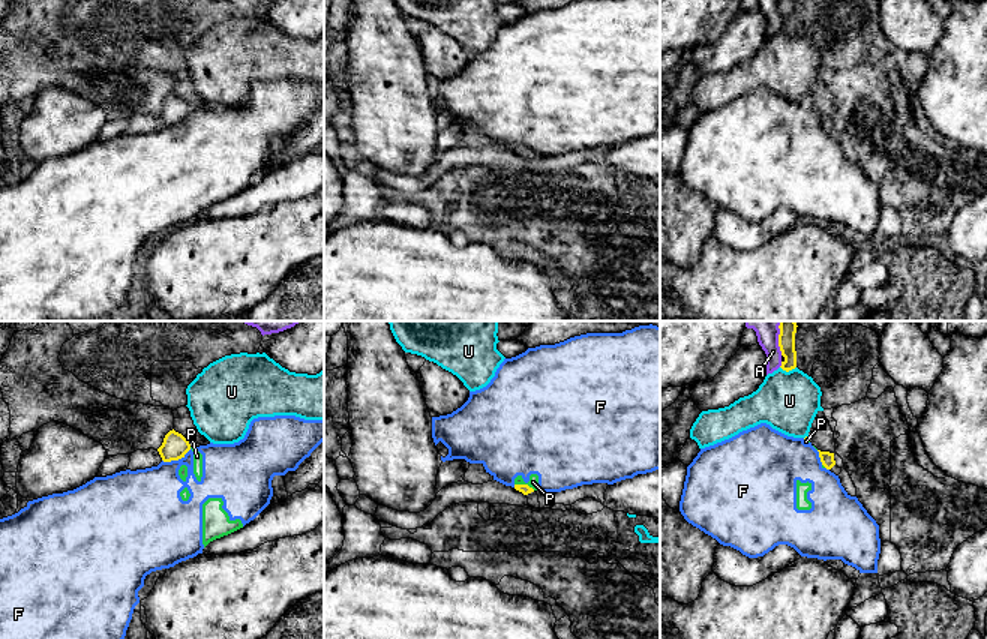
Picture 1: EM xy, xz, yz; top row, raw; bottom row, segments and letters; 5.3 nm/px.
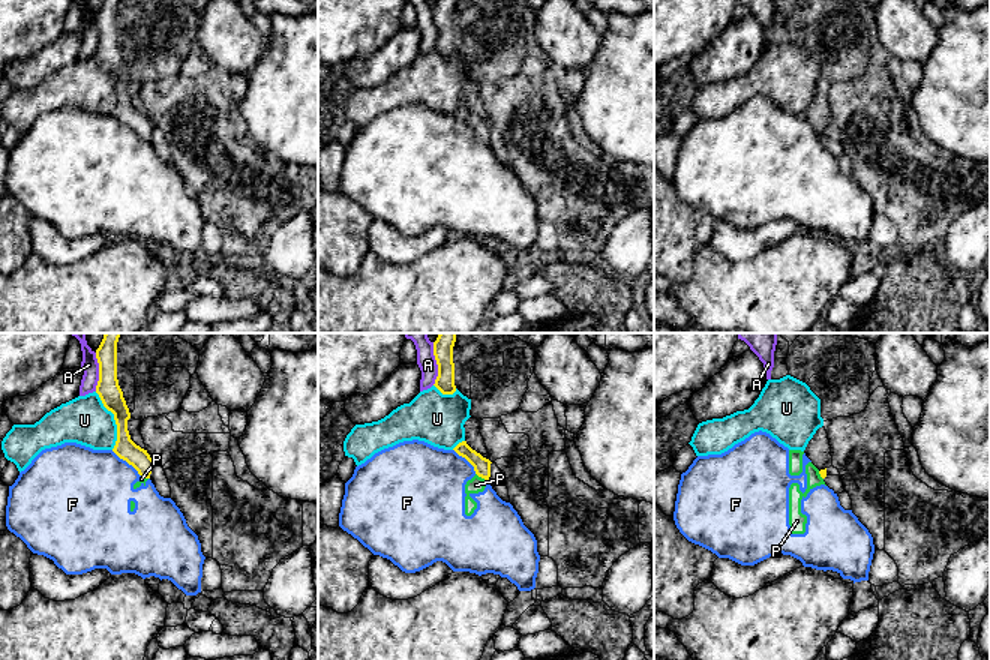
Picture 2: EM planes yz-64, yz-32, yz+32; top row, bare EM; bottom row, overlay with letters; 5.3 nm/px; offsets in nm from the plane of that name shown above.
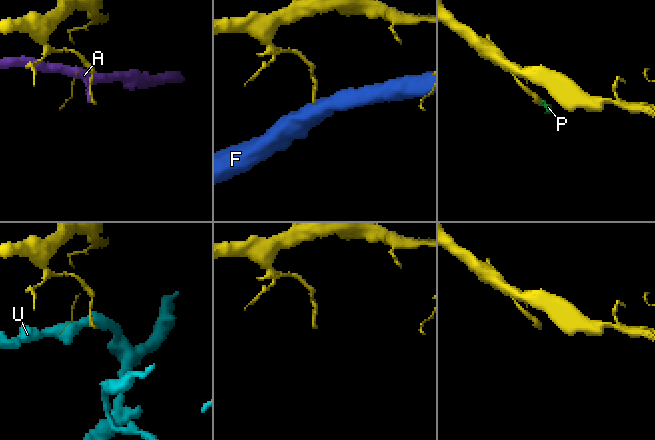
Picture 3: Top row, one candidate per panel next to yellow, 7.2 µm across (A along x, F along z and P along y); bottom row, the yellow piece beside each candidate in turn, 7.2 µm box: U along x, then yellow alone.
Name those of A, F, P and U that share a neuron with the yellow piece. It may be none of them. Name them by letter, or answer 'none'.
none

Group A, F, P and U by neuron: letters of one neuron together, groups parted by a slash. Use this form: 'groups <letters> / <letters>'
groups A / F P / U

